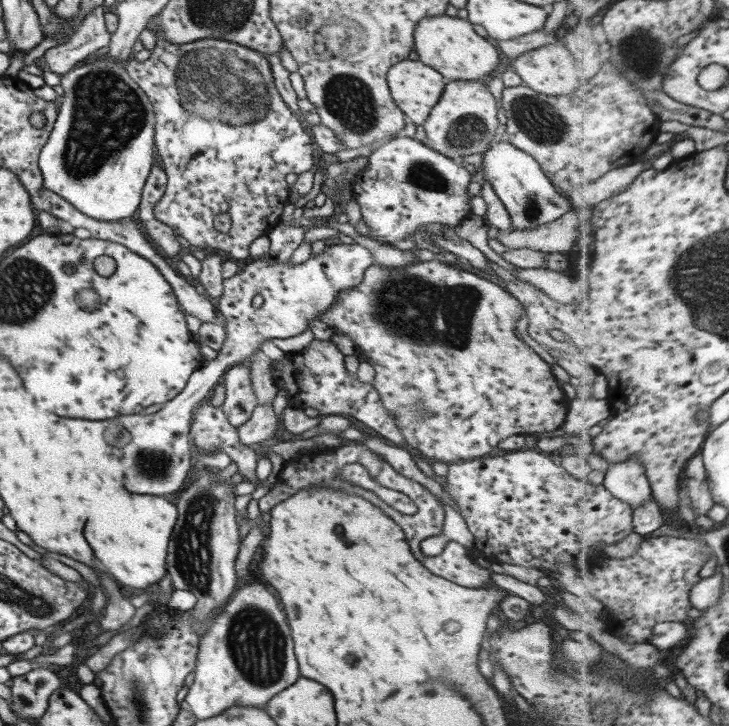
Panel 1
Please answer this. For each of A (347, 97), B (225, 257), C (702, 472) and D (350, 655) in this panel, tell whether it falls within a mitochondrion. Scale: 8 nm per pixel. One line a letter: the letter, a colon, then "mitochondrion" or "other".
A: mitochondrion
B: other
C: other
D: mitochondrion

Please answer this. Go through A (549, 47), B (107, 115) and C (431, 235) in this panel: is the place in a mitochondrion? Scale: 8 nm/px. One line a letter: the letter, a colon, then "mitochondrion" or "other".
A: other
B: mitochondrion
C: mitochondrion

